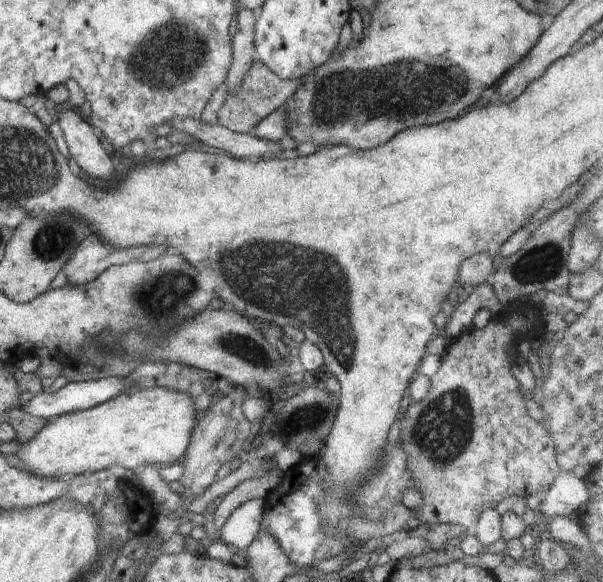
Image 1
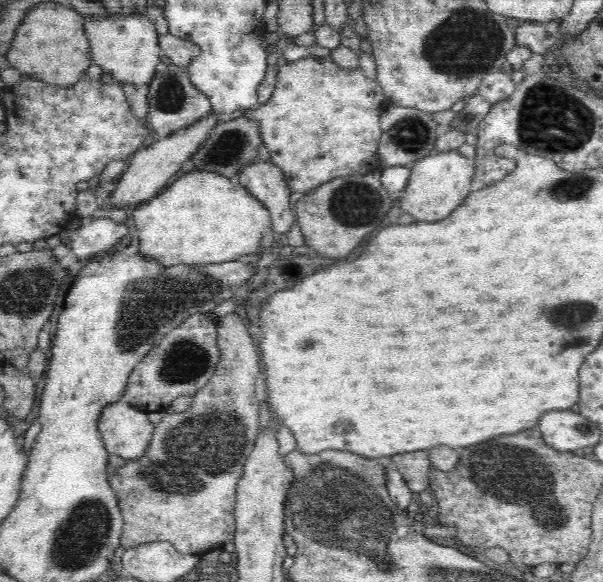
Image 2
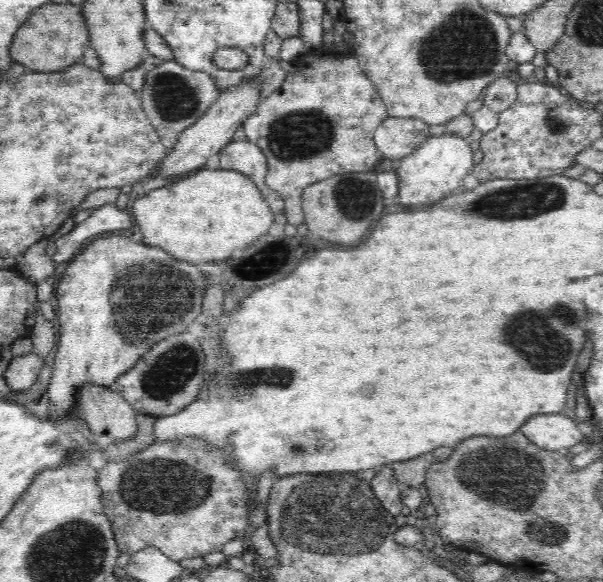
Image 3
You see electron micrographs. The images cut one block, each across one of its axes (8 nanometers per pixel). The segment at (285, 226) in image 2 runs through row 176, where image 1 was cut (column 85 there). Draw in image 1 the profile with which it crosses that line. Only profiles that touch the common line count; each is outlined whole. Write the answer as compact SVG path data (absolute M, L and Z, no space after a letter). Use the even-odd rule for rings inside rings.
M90 232L80 241L63 271L67 284L82 286L96 280L109 266L148 262L158 258L160 252L164 252L164 248L156 246L116 249L100 240L95 232Z

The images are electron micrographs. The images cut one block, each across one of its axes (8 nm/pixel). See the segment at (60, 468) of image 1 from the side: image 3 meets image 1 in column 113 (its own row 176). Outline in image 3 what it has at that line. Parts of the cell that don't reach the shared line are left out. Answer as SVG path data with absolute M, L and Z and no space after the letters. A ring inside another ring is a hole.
M442 134L440 136L430 136L426 142L420 144L412 154L400 158L396 164L396 173L398 173L398 198L400 204L404 206L432 206L440 200L444 200L446 196L450 196L456 192L463 190L463 182L466 176L471 174L471 170L475 167L474 151L470 149L468 138L460 138L454 134Z

